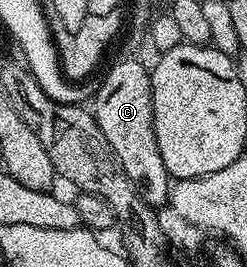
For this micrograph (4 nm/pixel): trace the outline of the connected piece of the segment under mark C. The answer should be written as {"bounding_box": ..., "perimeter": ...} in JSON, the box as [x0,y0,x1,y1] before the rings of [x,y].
{"bounding_box":[94,59,170,210],"perimeter":[[[139,59],[136,60],[120,60],[108,73],[104,76],[104,81],[99,81],[98,87],[96,89],[96,95],[94,97],[94,115],[99,126],[104,134],[106,134],[106,139],[110,142],[110,146],[113,147],[114,154],[117,155],[118,162],[122,164],[122,169],[126,170],[127,177],[131,178],[133,183],[136,184],[139,189],[139,198],[144,200],[145,203],[153,210],[160,210],[160,207],[167,205],[170,200],[170,177],[168,171],[166,170],[166,162],[162,162],[162,153],[158,151],[158,138],[154,134],[154,114],[152,113],[152,78],[149,69],[144,66]]]}

